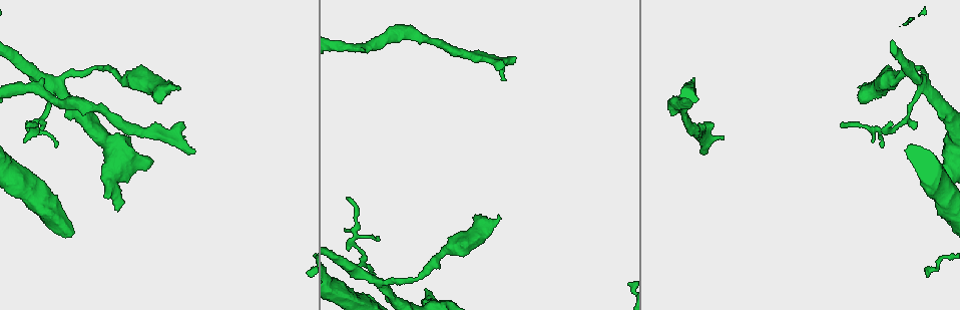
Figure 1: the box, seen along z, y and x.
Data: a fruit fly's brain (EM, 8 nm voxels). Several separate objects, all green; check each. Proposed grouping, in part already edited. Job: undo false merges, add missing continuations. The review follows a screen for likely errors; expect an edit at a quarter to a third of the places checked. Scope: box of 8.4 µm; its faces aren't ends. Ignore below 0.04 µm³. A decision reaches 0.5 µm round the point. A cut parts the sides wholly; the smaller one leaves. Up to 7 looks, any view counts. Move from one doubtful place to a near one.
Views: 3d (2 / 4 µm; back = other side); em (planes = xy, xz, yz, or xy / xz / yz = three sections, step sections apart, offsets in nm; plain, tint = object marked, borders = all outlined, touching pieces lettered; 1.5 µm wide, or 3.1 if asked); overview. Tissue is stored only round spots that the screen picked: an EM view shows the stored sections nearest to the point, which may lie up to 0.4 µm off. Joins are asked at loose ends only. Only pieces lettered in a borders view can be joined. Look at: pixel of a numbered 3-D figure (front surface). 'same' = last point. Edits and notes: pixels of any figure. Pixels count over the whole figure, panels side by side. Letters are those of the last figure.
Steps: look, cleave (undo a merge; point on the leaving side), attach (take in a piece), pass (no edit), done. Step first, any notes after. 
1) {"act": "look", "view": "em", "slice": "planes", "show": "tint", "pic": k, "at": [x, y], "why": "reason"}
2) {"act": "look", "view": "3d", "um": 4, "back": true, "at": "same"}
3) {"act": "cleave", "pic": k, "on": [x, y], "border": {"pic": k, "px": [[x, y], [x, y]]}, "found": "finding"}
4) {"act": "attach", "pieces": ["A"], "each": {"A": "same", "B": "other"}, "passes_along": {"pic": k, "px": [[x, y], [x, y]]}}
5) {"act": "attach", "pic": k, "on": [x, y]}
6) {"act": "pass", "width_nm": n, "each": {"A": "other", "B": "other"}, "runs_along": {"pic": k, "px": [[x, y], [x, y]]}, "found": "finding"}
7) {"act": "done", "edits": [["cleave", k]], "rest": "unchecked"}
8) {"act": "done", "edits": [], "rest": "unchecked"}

{"act": "look", "view": "em", "slice": "planes", "show": "borders", "pic": 1, "at": [883, 146]}

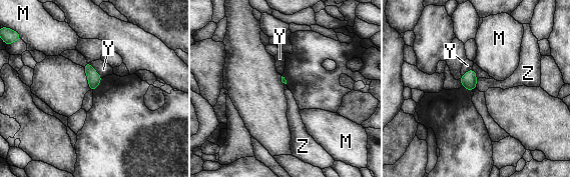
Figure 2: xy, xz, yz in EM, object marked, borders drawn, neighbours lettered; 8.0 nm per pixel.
{"act": "pass", "each": {"M": "other", "Y": "other", "Z": "other"}, "border": {"pic": 2, "px": [[476, 81], [477, 84]]}, "found": "none of them fits"}

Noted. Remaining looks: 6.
{"act": "look", "view": "em", "slice": "xz", "step": 4, "show": "tint", "pic": 1, "at": [862, 102], "why": "thick end"}

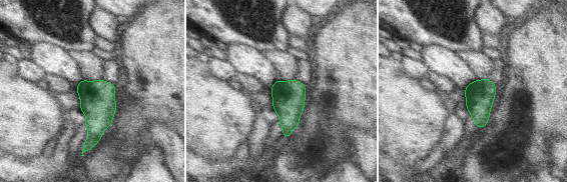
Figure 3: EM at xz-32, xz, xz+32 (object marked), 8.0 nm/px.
{"act": "look", "view": "em", "slice": "planes", "show": "borders", "at": "same"}

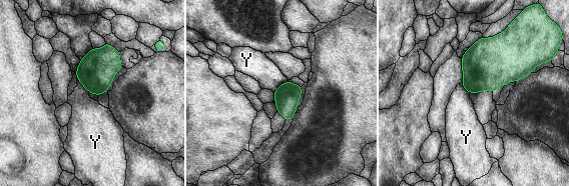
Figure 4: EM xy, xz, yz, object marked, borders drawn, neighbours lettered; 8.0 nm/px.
{"act": "pass", "longest_contact_nm": ["Y", 150], "each": {"Y": "other"}, "found": "no lettered piece goes on from it"}

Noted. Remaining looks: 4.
{"act": "look", "view": "em", "slice": "yz", "step": 4, "show": "tint", "pic": 1, "at": [415, 279], "why": "sudden change in width"}

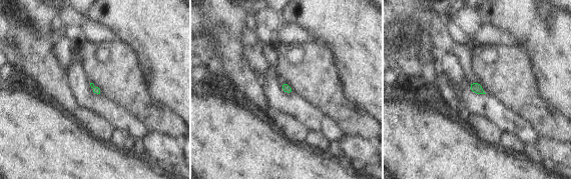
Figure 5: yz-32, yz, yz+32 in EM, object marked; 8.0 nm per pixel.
{"act": "look", "view": "em", "slice": "planes", "show": "borders", "at": "same"}

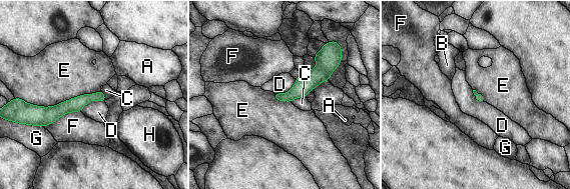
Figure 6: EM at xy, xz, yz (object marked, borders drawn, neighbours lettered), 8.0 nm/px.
{"act": "pass", "longest_contact_nm": ["E", 650], "each": {"A": "other", "B": "other", "C": "other", "D": "other", "E": "other", "F": "other", "G": "other", "H": "other"}, "runs_along": {"pic": 6, "px": [[102, 97], [34, 111]]}, "found": "all the same cell"}

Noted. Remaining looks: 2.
{"act": "done", "edits": [], "rest": "unchecked"}

